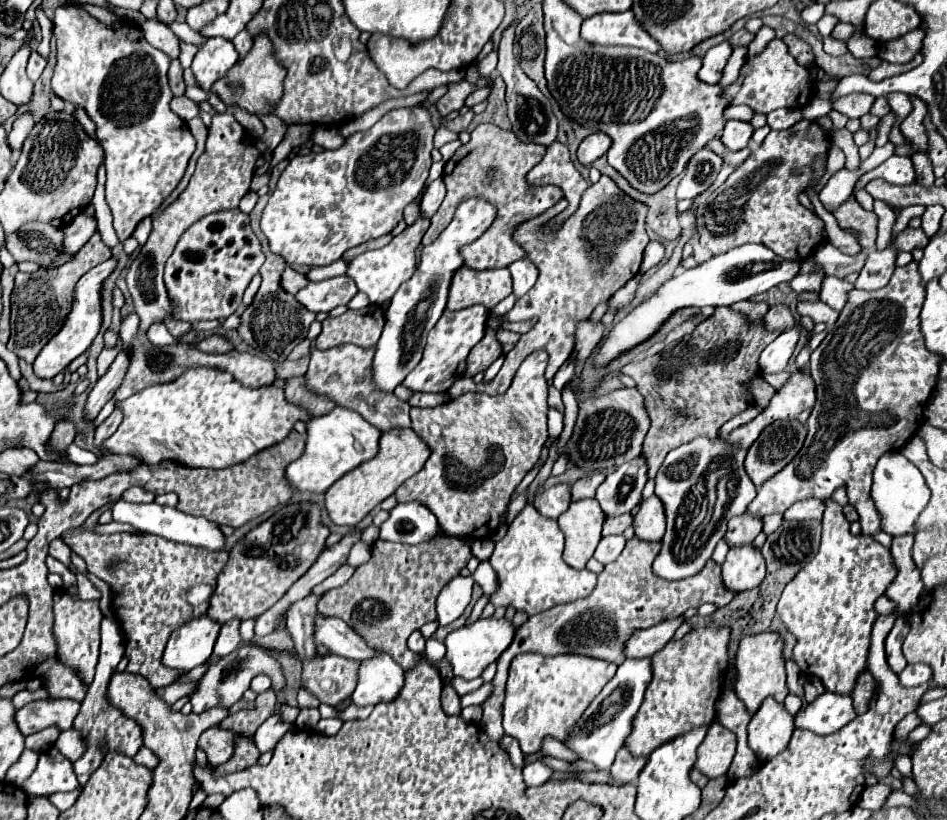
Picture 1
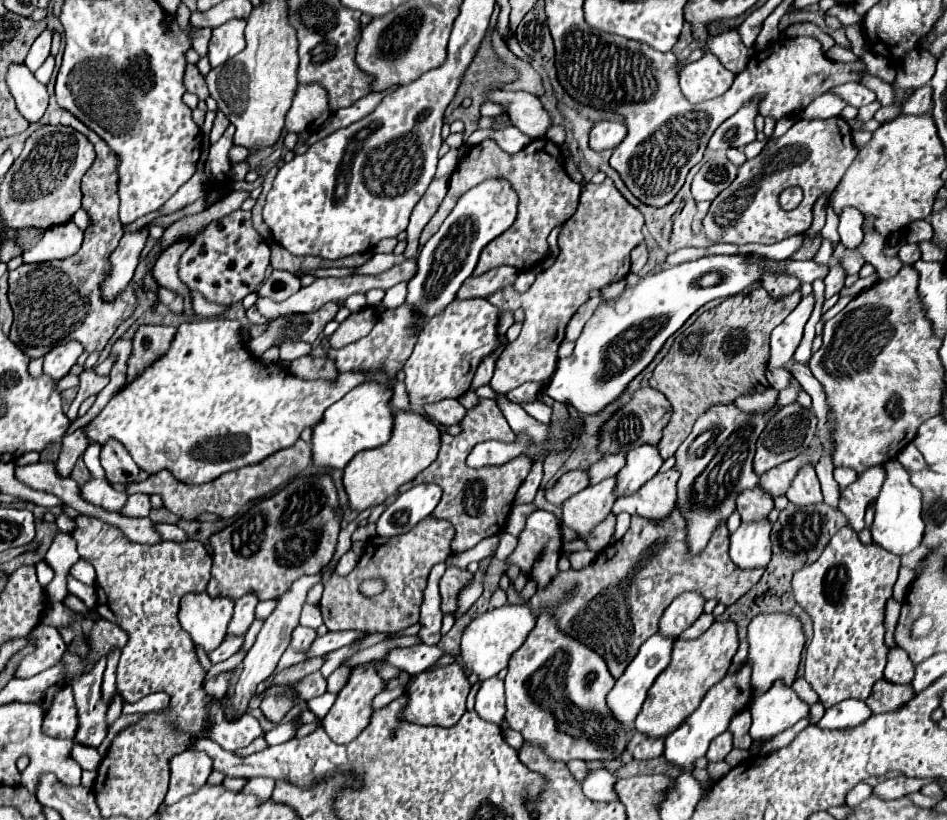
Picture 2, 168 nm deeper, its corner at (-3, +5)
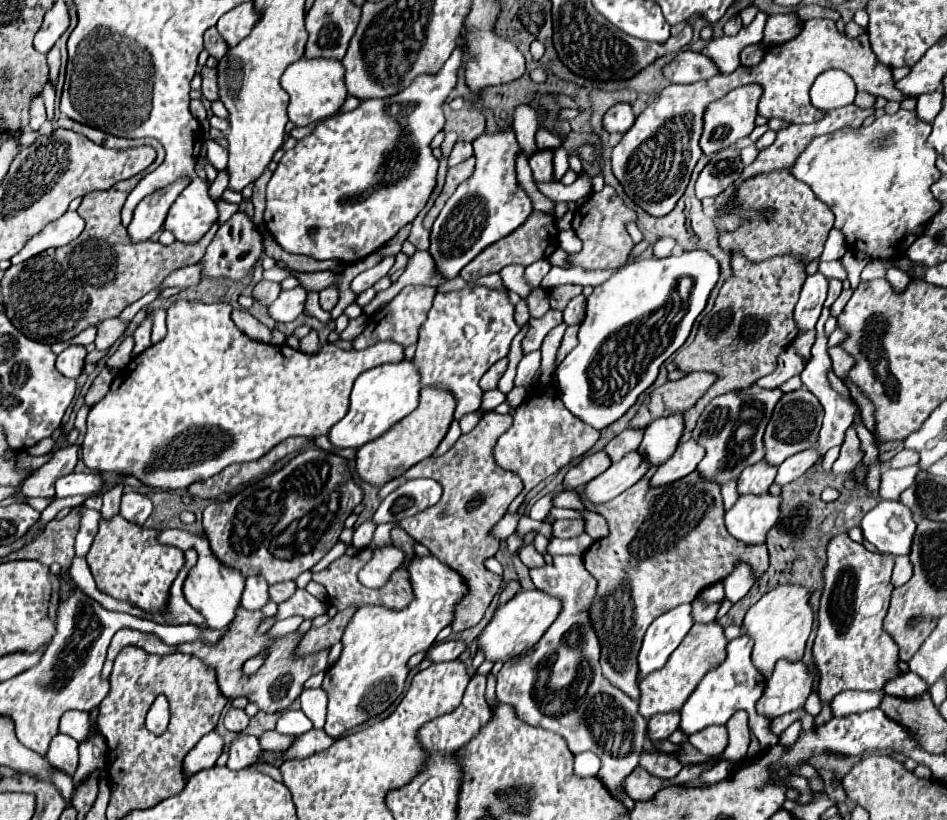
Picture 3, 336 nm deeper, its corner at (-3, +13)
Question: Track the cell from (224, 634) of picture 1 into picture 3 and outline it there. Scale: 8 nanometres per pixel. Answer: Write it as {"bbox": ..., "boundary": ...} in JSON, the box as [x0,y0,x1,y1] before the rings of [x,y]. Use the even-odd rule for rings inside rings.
{"bbox":[240,576,268,610],"boundary":[[[262,576],[246,578],[246,586],[242,592],[240,606],[246,610],[260,610],[268,602],[268,584]]]}

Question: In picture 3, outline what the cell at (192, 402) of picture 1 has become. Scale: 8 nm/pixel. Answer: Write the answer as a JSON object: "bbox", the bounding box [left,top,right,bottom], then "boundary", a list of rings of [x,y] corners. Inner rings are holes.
{"bbox":[82,300,404,490],"boundary":[[[178,300],[168,308],[168,334],[164,340],[134,356],[114,378],[110,392],[88,414],[82,460],[90,470],[124,472],[152,488],[184,490],[192,482],[212,478],[234,462],[258,460],[290,436],[314,438],[326,434],[346,414],[350,388],[364,370],[396,364],[404,358],[404,348],[396,342],[374,344],[360,352],[326,344],[318,354],[308,356],[286,344],[274,346],[250,340],[236,328],[230,314],[230,304]]]}

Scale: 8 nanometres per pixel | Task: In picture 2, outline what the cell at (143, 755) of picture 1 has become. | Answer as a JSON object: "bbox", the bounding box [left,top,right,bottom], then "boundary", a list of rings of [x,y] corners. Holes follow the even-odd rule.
{"bbox":[164,750,212,804],"boundary":[[[186,750],[170,762],[170,790],[164,804],[174,804],[202,788],[212,772],[212,758],[206,752]]]}

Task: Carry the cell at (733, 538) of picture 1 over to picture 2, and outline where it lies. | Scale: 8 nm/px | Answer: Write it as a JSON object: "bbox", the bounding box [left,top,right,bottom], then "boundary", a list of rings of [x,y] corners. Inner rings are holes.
{"bbox":[736,484,772,522],"boundary":[[[758,484],[750,490],[742,490],[736,498],[736,510],[740,512],[744,522],[752,522],[754,518],[766,518],[772,508],[772,496],[764,492]]]}

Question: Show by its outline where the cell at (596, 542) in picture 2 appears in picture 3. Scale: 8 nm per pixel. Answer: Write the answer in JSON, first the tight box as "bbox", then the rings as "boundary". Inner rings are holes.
{"bbox":[552,520,586,538],"boundary":[[[556,520],[552,528],[556,538],[574,538],[586,532],[586,524],[582,520]]]}

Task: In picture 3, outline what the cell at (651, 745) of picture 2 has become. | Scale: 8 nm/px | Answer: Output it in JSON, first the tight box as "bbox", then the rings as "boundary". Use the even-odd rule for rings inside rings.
{"bbox":[646,712,678,742],"boundary":[[[668,712],[668,714],[656,714],[648,720],[648,734],[646,738],[656,742],[656,740],[666,740],[674,730],[678,728],[678,712]]]}

